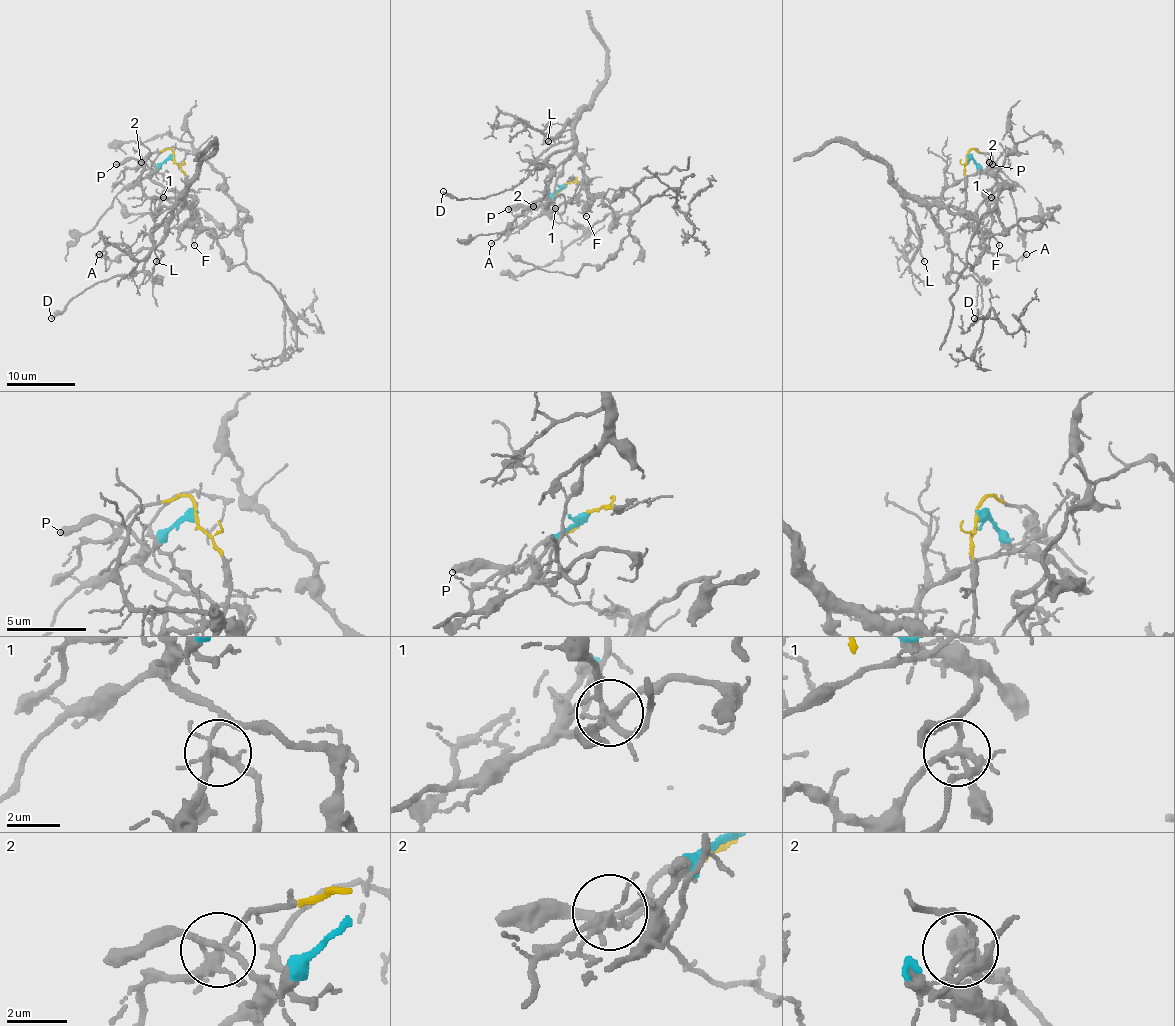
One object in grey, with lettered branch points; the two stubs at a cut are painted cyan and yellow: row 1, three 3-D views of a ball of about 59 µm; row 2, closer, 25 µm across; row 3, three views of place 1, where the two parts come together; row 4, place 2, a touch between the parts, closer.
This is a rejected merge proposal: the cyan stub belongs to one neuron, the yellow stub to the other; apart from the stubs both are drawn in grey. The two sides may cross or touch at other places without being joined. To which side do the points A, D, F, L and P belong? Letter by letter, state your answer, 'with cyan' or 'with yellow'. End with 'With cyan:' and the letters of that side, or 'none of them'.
A: with yellow
D: with yellow
F: with cyan
L: with yellow
P: with cyan
With cyan: F, P

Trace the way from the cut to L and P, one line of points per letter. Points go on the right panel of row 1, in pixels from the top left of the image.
L: (967, 156), (965, 204), (958, 211), (948, 212), (935, 202), (904, 199), (916, 224), (924, 262)
P: (967, 156), (986, 171), (989, 158), (993, 165)

